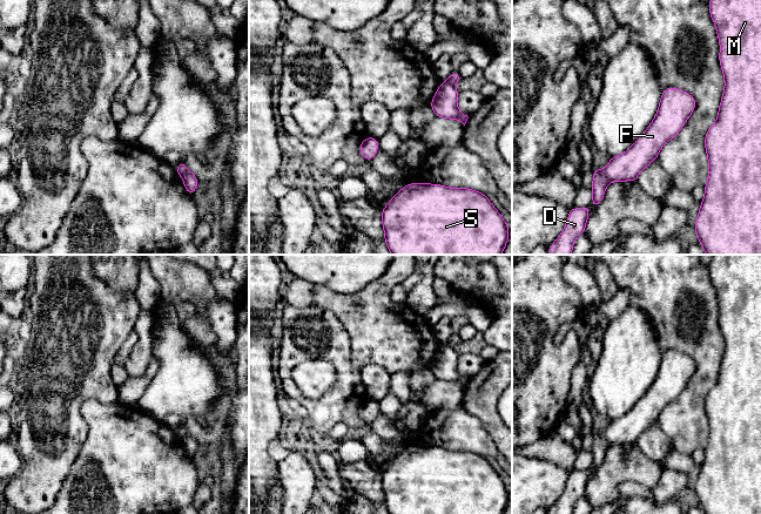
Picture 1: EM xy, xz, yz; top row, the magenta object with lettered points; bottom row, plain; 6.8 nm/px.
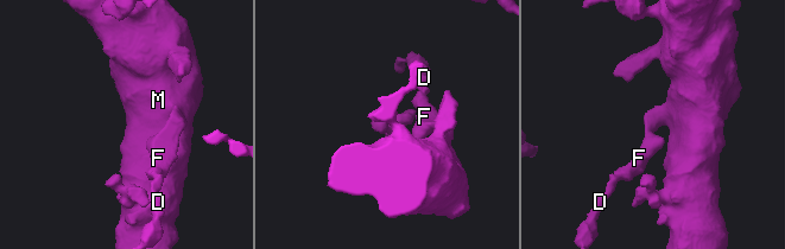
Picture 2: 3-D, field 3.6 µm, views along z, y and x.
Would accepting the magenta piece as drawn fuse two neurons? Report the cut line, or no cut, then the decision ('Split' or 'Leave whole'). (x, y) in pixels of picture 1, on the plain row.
Split along yz (603, 434), (610, 444). Split

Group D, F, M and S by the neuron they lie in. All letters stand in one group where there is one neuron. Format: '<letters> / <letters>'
D / F M S

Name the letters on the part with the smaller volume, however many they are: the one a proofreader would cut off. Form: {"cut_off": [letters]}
{"cut_off": ["D"]}

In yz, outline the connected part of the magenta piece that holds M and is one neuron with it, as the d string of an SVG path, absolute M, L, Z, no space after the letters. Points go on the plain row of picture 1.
M714 255L709 266L709 277L716 290L720 305L719 324L723 336L725 351L716 384L708 391L705 412L708 421L708 444L701 465L694 493L698 505L705 514L761 514L761 255Z

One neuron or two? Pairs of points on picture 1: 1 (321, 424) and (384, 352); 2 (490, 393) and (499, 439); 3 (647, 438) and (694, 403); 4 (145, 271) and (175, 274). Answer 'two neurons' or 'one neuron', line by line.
1: two neurons
2: one neuron
3: two neurons
4: two neurons

